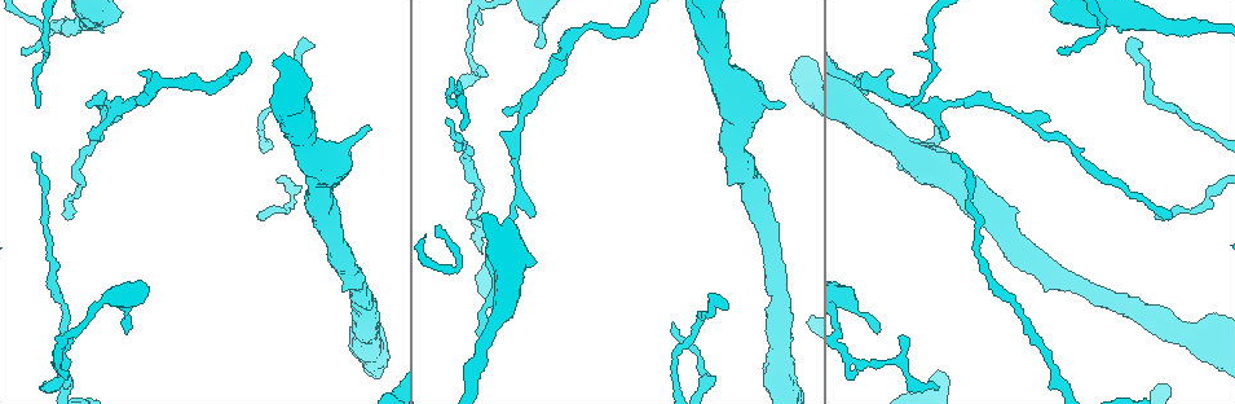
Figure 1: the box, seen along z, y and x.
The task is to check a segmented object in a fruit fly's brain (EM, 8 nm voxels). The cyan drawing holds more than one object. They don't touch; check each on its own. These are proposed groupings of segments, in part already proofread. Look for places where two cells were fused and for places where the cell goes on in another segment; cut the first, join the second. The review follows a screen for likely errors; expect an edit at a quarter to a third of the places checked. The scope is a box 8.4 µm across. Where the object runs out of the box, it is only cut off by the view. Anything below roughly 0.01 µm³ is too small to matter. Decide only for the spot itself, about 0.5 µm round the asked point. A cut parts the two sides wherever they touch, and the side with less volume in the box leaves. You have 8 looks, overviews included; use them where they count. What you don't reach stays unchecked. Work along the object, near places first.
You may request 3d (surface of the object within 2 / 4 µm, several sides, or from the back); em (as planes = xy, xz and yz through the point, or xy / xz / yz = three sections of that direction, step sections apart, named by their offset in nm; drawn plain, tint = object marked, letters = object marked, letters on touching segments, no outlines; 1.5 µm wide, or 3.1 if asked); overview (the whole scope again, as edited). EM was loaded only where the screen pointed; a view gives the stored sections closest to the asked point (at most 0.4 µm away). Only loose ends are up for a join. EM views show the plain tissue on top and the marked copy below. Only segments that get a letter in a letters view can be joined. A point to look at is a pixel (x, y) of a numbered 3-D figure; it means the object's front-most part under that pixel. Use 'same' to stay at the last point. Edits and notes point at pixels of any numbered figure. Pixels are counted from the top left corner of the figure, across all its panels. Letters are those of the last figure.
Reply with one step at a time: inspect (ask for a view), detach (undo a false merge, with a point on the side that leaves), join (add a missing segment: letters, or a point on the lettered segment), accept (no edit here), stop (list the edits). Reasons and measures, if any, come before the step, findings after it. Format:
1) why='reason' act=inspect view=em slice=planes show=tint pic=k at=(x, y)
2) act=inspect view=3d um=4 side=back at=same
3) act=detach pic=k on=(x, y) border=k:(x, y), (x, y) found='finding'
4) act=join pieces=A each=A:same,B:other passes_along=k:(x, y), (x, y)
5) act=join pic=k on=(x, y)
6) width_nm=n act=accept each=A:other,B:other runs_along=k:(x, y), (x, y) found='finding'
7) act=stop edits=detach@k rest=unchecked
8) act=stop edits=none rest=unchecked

why='branch stops here' act=inspect view=3d um=2 side=back pic=1 at=(506, 109)

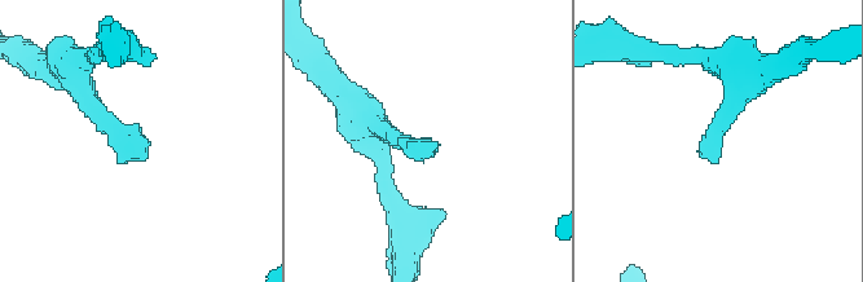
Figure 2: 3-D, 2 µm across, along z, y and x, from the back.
why='shape alone is not enough' act=inspect view=em slice=xy step=4 show=letters pic=2 at=(433, 143)

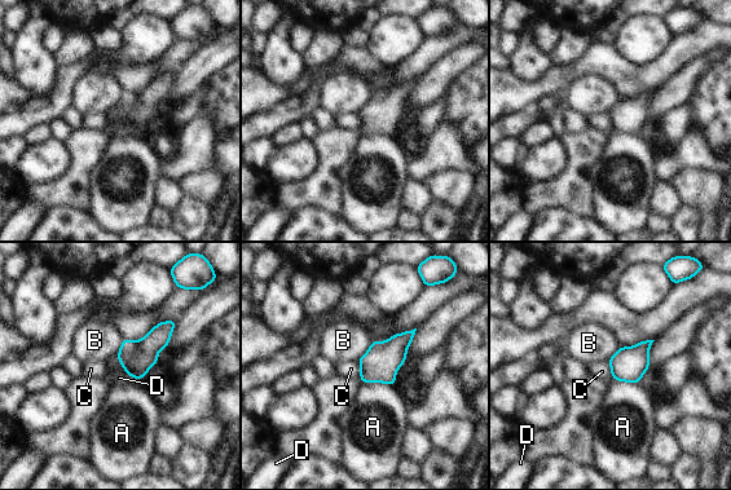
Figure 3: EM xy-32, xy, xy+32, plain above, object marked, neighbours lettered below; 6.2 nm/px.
longest_contact=D:240nm act=accept each=A:other,B:other,C:other,D:other border=3:(117, 353), (131, 376), (146, 376) found='no lettered segment goes on from it'

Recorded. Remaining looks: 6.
why='end of a long branch' act=inspect view=em slice=xy step=4 show=letters pic=1 at=(70, 218)

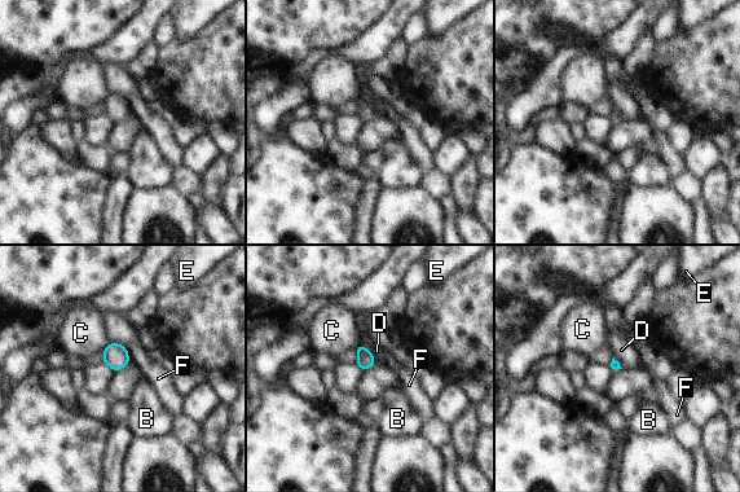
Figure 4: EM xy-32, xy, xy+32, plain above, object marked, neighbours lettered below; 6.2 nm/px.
act=inspect view=em slice=planes show=letters at=same

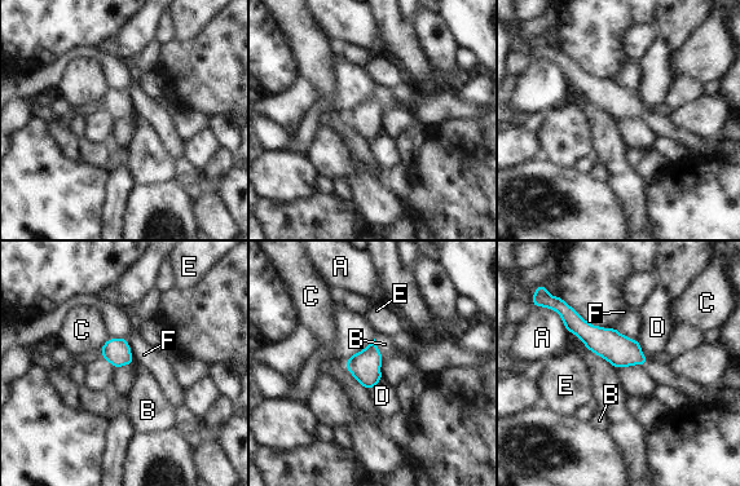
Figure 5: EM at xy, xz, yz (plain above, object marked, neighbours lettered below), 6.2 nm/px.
act=accept each=A:other,B:other,C:other,D:other,E:other,F:other runs_along=5:(563, 314), (595, 339), (642, 361) found='no lettered segment goes on from it'

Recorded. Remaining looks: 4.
why='narrows sharply' act=inspect view=em slice=planes show=letters pic=1 at=(475, 76)

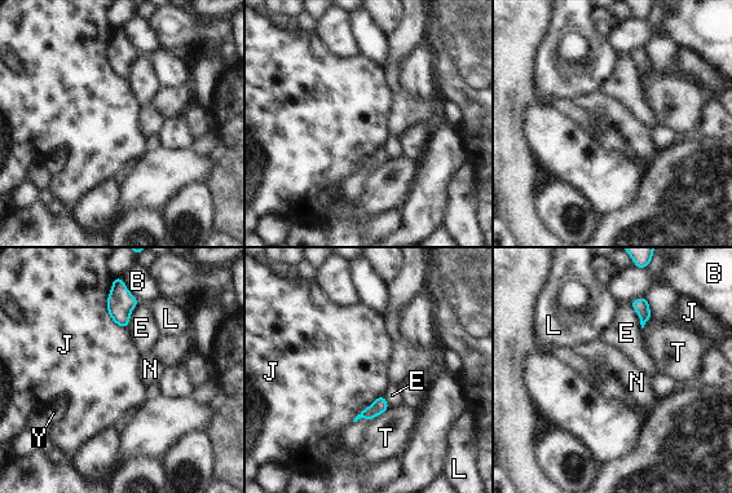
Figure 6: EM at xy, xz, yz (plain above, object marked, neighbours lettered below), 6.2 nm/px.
act=accept each=B:other,E:other,J:other,L:other,N:other,T:other,Y:other border=6:(110, 287), (107, 313), (126, 329) found='all the same cell'

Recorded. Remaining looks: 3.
act=stop edits=none rest=unchecked

